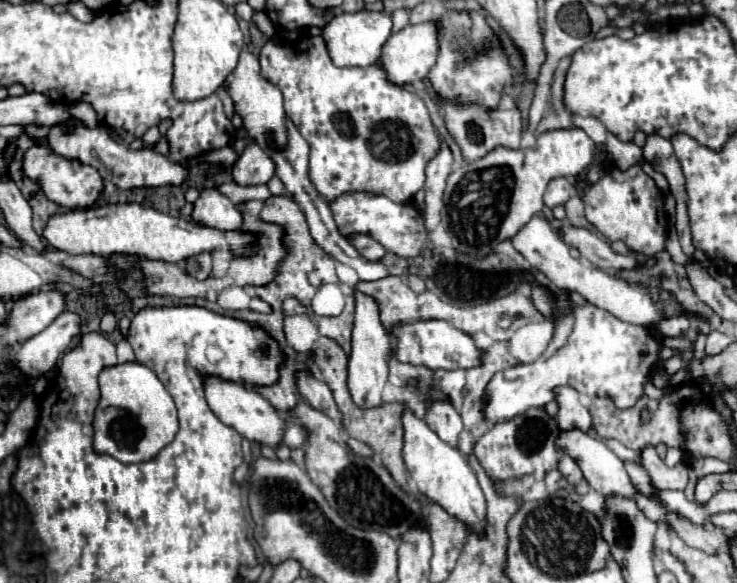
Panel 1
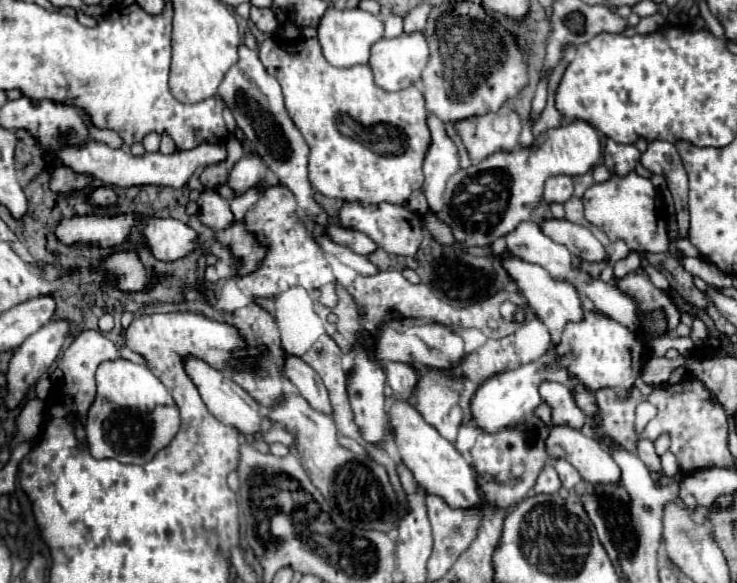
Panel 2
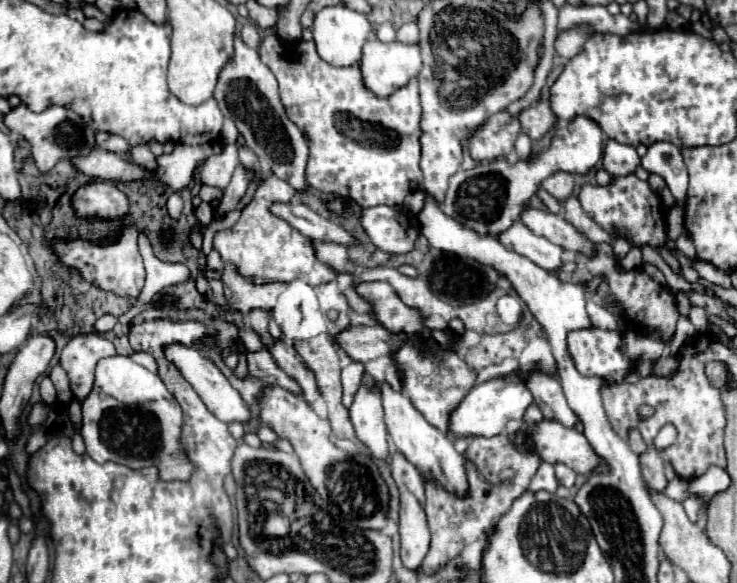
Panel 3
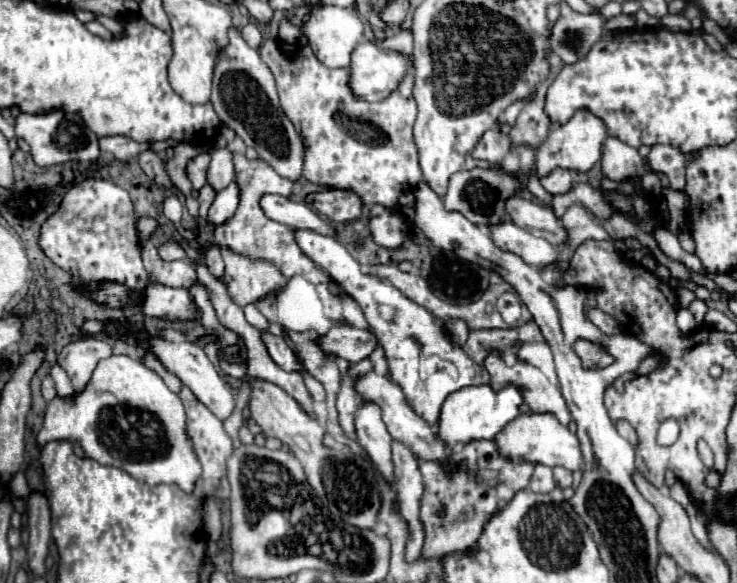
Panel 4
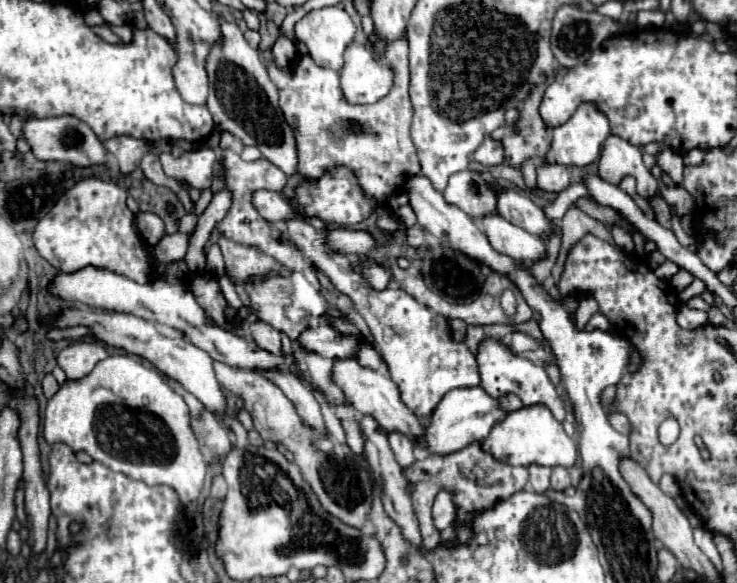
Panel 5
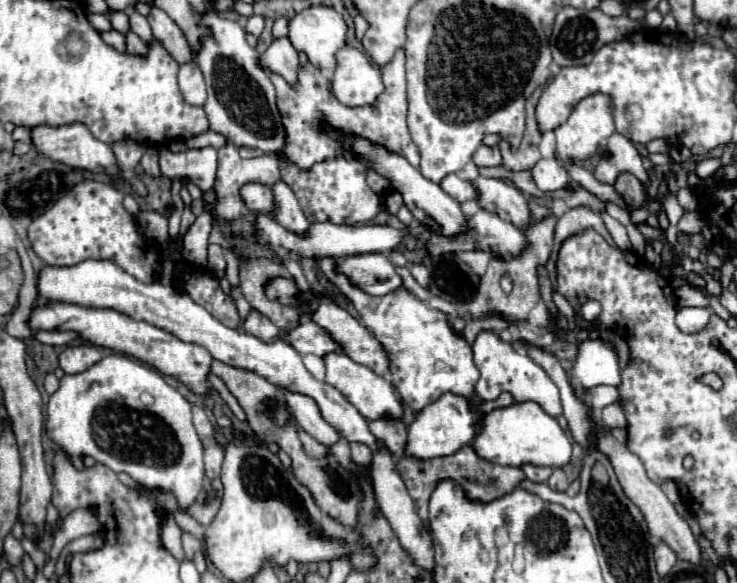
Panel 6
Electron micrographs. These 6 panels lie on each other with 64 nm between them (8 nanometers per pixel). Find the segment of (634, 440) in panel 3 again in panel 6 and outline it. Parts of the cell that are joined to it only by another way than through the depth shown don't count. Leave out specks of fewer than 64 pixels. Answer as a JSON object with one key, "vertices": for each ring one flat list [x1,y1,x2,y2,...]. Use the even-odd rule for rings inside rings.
{"vertices":[[608,404,608,408,604,408,600,412,600,418,602,422,608,426,608,428,626,428,626,418,624,418,624,410,620,408,620,404]]}

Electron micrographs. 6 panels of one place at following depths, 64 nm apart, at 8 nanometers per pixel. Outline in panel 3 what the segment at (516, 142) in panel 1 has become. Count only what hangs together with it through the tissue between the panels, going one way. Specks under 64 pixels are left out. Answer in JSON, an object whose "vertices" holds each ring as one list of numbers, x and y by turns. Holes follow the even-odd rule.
{"vertices":[[506,110,494,114,478,132,468,140,468,150,474,160,498,160,506,158,514,150,514,142,520,134,518,118,512,118]]}

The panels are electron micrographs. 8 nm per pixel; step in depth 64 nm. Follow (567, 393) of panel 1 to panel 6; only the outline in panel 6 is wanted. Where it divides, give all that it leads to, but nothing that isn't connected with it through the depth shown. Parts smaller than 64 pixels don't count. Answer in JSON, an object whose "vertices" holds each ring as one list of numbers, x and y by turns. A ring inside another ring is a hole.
{"vertices":[[480,332,476,336,476,344,472,344,476,368,480,372,480,380,476,382,476,396,482,400,496,400,502,392,510,392,516,402,536,402,548,412,550,416,562,414,562,404,558,396,556,384,550,380,550,376,540,368,522,348,514,348,510,342,504,342,494,332]]}

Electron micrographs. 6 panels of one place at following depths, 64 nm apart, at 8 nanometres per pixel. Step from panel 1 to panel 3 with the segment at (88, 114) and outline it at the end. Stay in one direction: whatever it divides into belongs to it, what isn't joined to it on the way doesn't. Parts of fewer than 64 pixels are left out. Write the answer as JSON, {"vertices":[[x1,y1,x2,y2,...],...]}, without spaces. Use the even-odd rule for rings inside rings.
{"vertices":[[97,132,95,140,98,147,118,154,128,152,132,148,121,136,106,132]]}

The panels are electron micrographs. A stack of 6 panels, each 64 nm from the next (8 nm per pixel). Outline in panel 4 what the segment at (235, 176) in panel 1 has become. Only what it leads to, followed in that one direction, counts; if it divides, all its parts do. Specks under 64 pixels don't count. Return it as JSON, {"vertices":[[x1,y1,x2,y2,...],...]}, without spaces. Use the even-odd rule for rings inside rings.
{"vertices":[[232,182,228,188,220,190,208,210,208,224,224,224,234,212,236,212,236,206,238,206,238,186,236,182]]}

